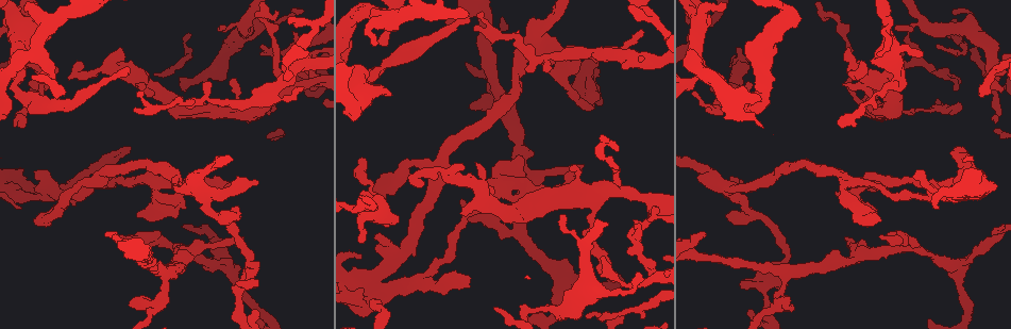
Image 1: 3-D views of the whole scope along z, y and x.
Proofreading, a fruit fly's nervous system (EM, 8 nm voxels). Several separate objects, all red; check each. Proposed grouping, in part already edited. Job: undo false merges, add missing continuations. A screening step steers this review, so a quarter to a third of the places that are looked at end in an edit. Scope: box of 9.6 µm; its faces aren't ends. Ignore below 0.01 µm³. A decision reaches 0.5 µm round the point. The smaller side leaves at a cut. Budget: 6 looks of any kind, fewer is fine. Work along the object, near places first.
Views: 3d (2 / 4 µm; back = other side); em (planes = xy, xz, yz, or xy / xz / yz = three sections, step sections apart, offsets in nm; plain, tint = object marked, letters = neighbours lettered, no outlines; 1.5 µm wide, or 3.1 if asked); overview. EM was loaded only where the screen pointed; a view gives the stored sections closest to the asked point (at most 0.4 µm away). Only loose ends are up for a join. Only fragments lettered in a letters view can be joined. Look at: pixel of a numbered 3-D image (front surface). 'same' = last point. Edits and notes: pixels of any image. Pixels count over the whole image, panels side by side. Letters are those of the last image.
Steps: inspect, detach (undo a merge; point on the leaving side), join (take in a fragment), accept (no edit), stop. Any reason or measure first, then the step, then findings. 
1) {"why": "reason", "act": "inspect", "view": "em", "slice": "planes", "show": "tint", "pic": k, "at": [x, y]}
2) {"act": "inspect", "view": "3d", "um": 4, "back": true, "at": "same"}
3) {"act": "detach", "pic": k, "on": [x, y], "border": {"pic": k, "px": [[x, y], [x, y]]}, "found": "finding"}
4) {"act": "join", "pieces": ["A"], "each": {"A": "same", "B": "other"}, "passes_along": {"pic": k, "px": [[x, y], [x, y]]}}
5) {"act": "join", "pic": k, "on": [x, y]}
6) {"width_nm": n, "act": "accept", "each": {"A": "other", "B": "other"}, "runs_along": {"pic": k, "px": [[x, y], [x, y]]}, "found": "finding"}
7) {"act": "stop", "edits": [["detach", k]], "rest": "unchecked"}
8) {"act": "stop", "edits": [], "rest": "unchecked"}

{"why": "free end", "act": "inspect", "view": "em", "slice": "planes", "show": "letters", "pic": 1, "at": [738, 49]}

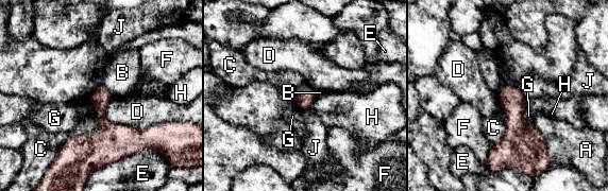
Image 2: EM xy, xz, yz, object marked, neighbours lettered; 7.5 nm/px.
{"act": "accept", "each": {"A": "other", "B": "other", "C": "other", "D": "other", "E": "other", "F": "other", "G": "other", "H": "other", "J": "other"}, "border": {"pic": 2, "px": [[102, 84], [113, 96]]}, "found": "none of them fits"}

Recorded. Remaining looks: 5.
{"act": "inspect", "view": "3d", "um": 4, "pic": 1, "at": [620, 291]}

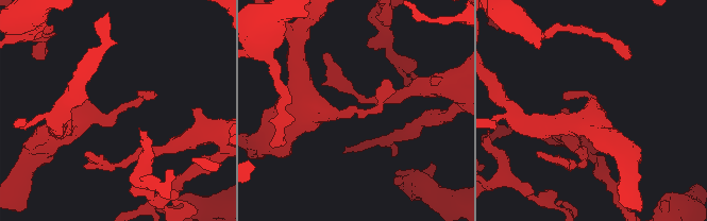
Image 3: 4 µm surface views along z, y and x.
{"why": "now the EM", "act": "inspect", "view": "em", "slice": "xy", "step": 8, "show": "tint", "pic": 3, "at": [355, 107]}

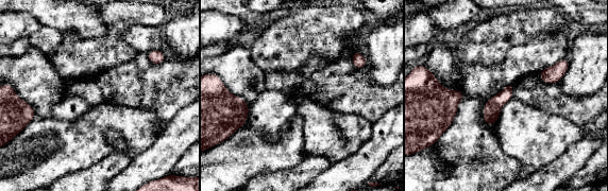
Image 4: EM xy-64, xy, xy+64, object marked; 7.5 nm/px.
{"why": "cut it another way", "act": "inspect", "view": "em", "slice": "planes", "show": "letters", "at": "same"}

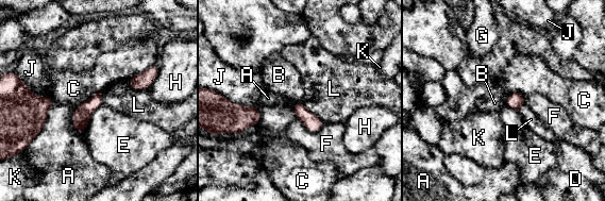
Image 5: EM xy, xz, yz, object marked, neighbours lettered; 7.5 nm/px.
{"longest_contact_nm": ["A", 340], "act": "accept", "each": {"A": "other", "B": "other", "C": "other", "D": "other", "E": "other", "F": "other", "G": "other", "H": "other", "J": "other", "K": "other", "L": "other"}, "border": {"pic": 5, "px": [[128, 79], [135, 89], [149, 88]]}, "found": "all the same cell"}

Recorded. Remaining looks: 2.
{"why": "end of a long branch", "act": "inspect", "view": "3d", "um": 4, "pic": 1, "at": [995, 117]}

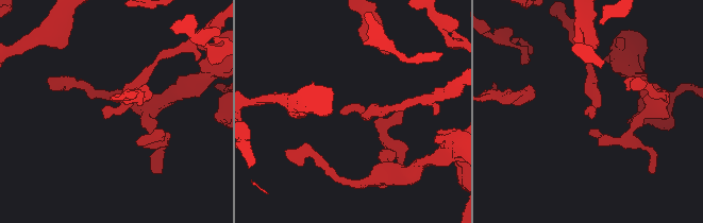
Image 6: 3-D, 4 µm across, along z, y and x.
{"act": "inspect", "view": "em", "slice": "xy", "step": 8, "show": "letters", "pic": 6, "at": [102, 108]}

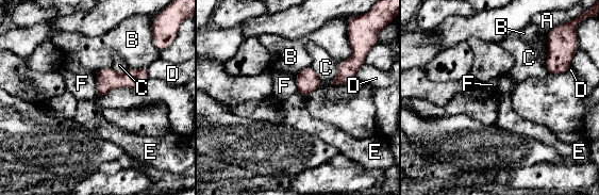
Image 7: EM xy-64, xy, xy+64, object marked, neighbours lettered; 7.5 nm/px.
{"longest_contact_nm": ["B", 340], "act": "accept", "each": {"A": "other", "B": "other", "C": "other", "D": "other", "E": "other", "F": "other"}, "border": {"pic": 7, "px": [[348, 20], [351, 55], [337, 63]]}, "found": "none of them fits"}

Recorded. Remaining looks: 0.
{"act": "stop", "edits": [], "rest": "unchecked"}

